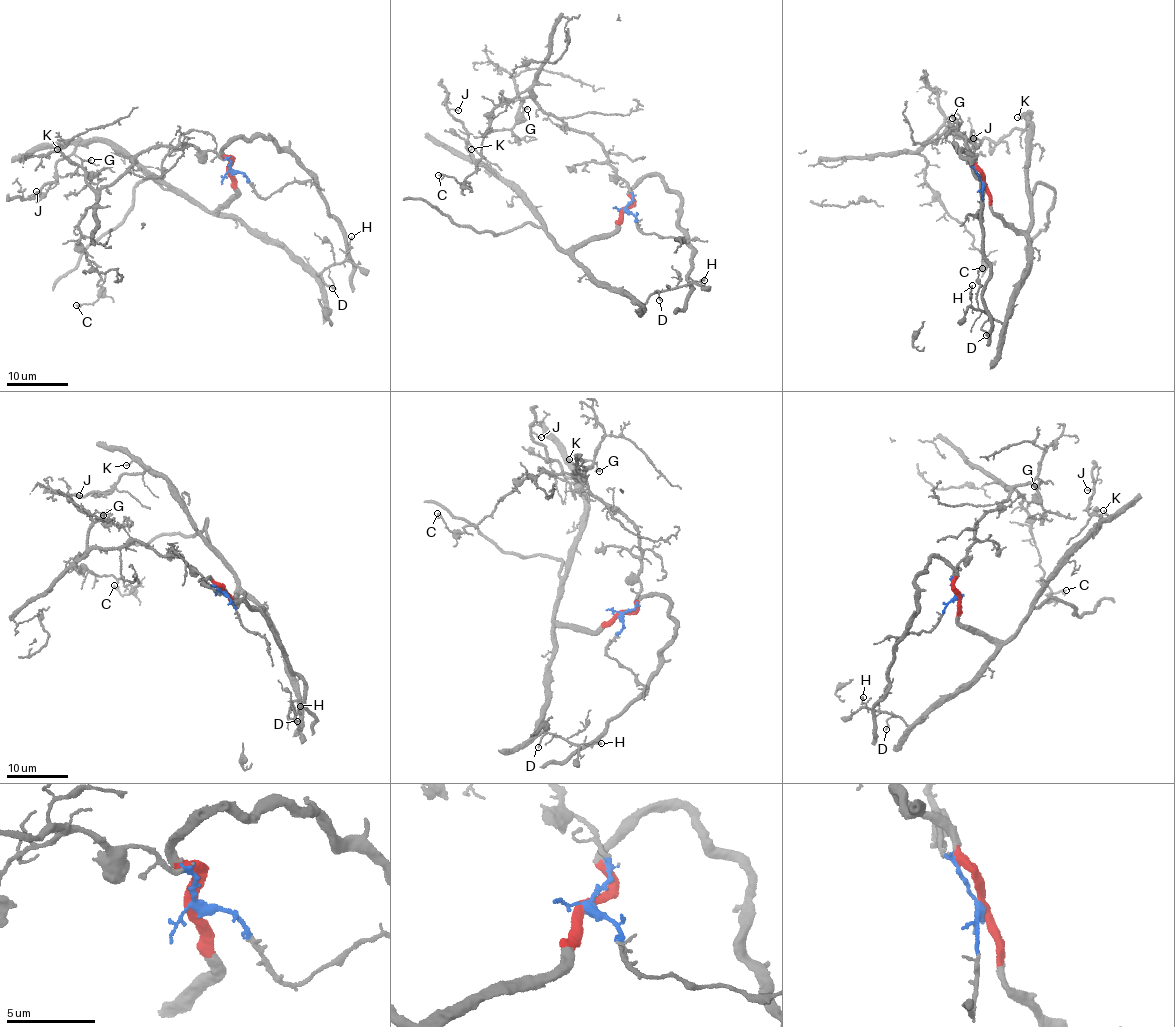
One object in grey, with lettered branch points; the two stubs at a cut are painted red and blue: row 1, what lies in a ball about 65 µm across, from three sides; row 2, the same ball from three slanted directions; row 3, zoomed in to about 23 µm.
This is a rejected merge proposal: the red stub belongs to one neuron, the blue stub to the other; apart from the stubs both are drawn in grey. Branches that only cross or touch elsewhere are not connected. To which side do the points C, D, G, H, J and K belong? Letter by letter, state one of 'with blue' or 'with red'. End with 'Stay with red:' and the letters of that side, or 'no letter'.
C: with blue
D: with red
G: with blue
H: with red
J: with red
K: with red
Stay with red: D, H, J, K

